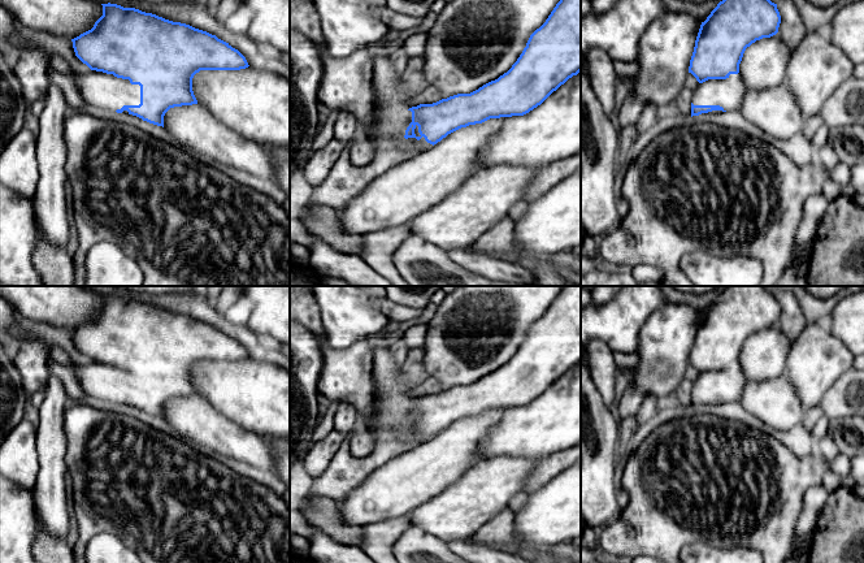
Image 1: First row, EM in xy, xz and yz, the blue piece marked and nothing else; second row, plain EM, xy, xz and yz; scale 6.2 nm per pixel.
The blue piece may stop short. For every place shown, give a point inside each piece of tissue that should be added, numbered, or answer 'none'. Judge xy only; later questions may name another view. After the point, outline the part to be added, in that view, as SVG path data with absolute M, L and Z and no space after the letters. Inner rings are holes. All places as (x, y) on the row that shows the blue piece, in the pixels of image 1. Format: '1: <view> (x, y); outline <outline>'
1: xy (99, 90); outline M91 70L86 74L70 72L70 79L77 85L87 109L117 111L123 105L140 104L140 86L113 74Z

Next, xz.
1: xz (422, 143); outline M405 129L400 134L398 134L395 137L395 139L398 139L398 140L400 140L403 143L413 143L416 146L422 147L424 150L427 150L427 148L430 148L433 146L433 144L427 143L424 137L420 140L417 140L416 138L405 139L404 135L405 135Z

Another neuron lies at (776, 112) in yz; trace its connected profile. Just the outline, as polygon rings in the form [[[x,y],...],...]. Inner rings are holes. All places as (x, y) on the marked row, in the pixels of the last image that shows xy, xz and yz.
[[[785,83],[764,91],[748,90],[739,111],[760,130],[782,140],[799,134],[804,120],[795,96]]]

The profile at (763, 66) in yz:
[[[777,34],[747,47],[739,64],[746,90],[764,91],[783,85],[791,53]]]

